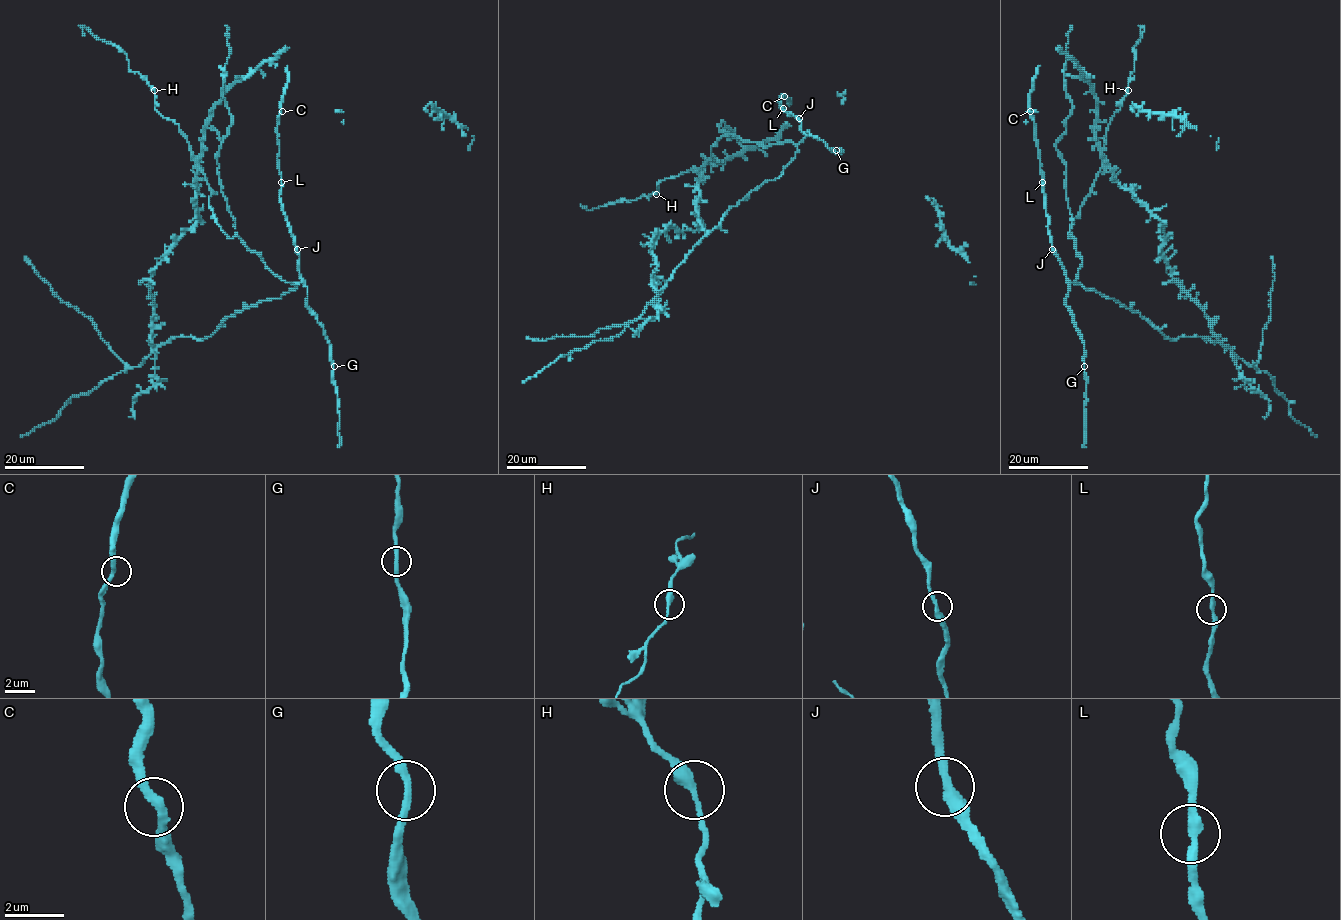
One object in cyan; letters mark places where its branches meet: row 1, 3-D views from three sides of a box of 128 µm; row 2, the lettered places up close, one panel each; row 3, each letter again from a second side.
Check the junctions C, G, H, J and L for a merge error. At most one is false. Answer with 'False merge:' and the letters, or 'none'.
False merge: none

